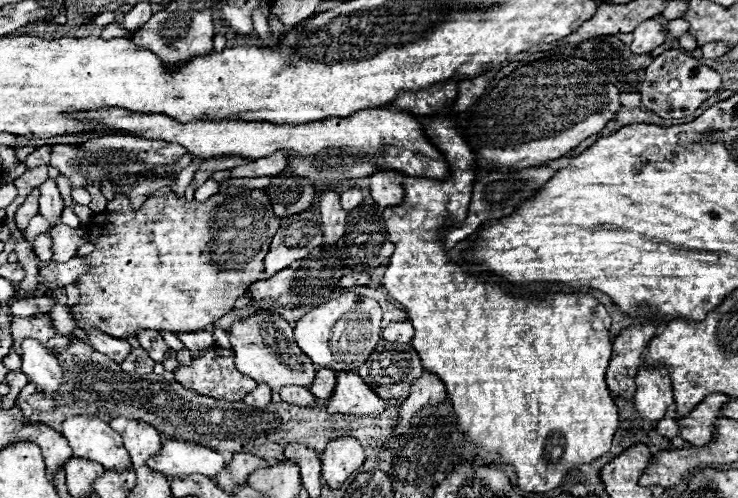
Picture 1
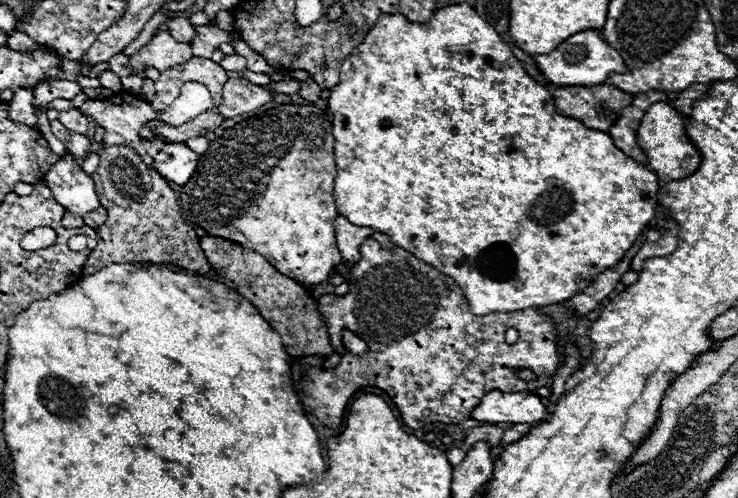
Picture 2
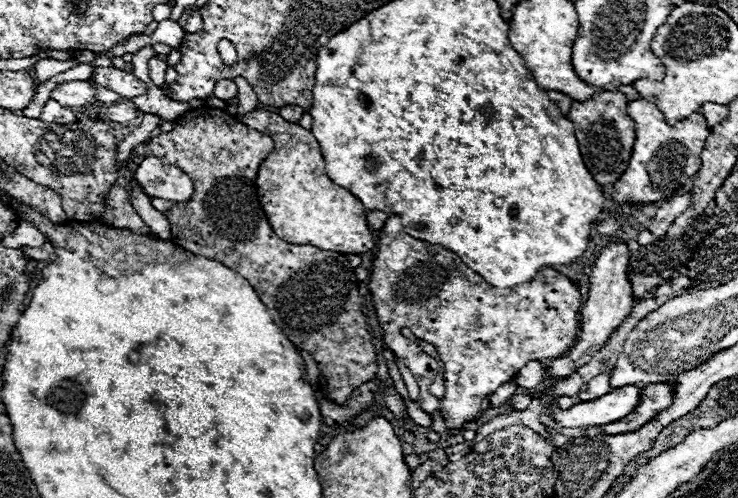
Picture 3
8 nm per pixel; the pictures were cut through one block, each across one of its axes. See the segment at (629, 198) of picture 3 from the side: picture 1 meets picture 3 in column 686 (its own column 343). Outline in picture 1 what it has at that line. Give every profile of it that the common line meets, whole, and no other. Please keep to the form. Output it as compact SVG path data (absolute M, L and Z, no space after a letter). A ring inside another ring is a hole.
M104 108L104 110L92 110L86 114L76 114L92 122L100 122L106 126L112 126L120 132L128 132L140 138L154 138L154 140L164 140L164 142L178 142L184 148L188 148L192 154L200 158L212 158L212 156L246 156L246 158L264 158L274 154L276 150L288 150L290 152L290 166L288 172L296 172L296 176L310 178L314 184L338 184L350 178L364 178L372 176L380 168L392 168L408 176L424 176L424 178L444 178L448 176L446 160L444 156L428 142L428 138L422 132L422 122L416 116L410 116L406 112L394 112L394 110L362 110L354 112L346 118L326 118L326 120L316 120L316 122L306 122L306 124L270 124L270 122L244 122L244 120L196 120L188 124L180 124L168 116L162 114L136 114L128 112L122 108Z

